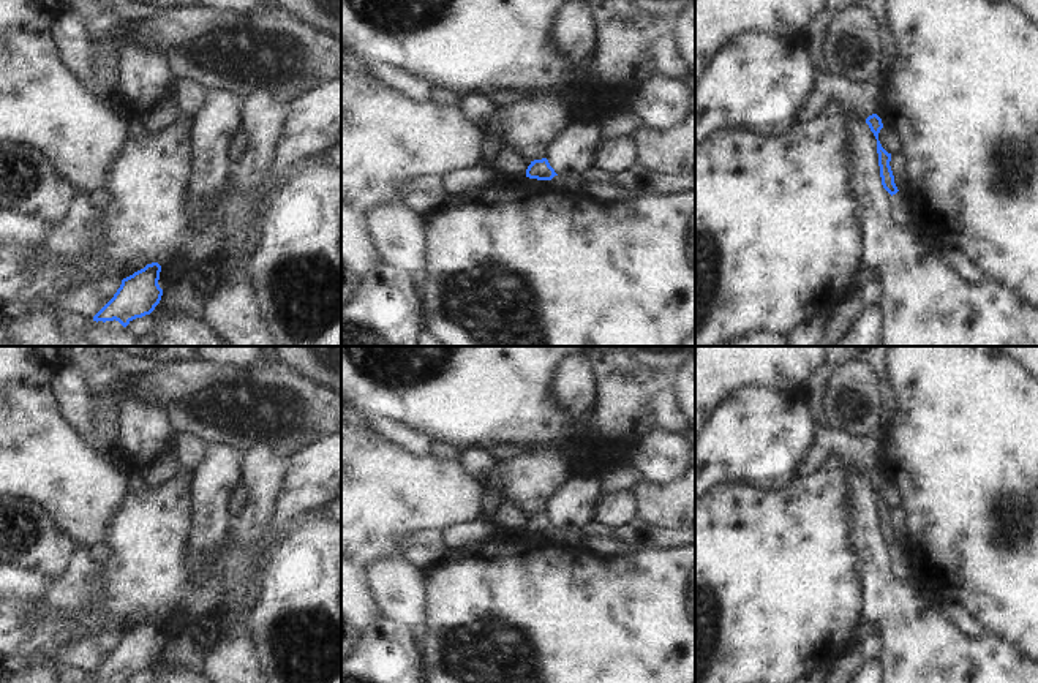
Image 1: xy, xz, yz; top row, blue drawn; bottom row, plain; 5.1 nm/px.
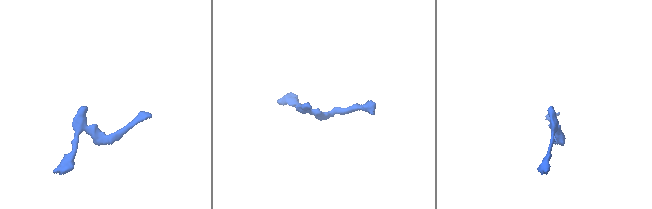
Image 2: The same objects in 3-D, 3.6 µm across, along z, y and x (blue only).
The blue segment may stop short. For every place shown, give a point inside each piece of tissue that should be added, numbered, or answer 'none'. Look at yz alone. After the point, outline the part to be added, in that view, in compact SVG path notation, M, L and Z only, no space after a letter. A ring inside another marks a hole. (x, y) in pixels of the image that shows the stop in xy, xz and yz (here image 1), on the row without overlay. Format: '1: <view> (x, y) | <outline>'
none

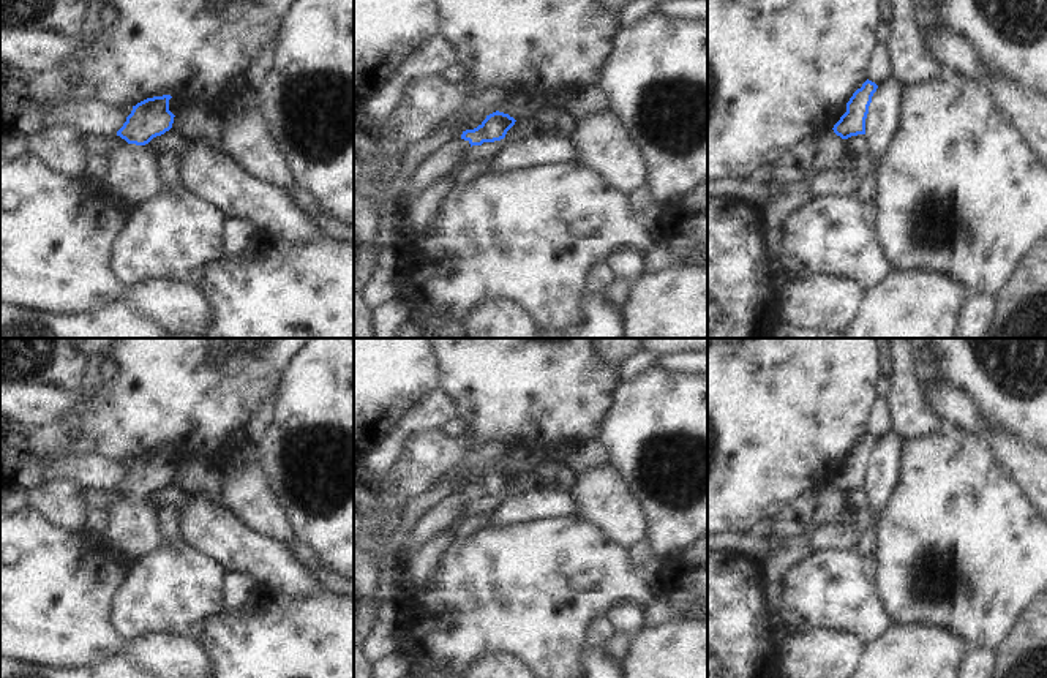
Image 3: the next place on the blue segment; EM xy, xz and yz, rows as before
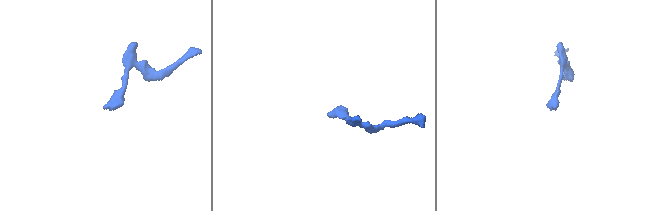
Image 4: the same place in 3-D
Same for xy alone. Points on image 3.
1: xy (133, 531) | M122 498L107 509L111 526L104 537L134 561L163 550L167 542L155 525L156 510L148 498Z

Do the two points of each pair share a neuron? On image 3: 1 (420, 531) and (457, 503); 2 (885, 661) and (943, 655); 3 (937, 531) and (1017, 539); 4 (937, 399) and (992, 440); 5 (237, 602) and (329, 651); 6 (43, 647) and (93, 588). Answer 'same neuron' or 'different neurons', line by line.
1: same neuron
2: same neuron
3: same neuron
4: same neuron
5: different neurons
6: same neuron

